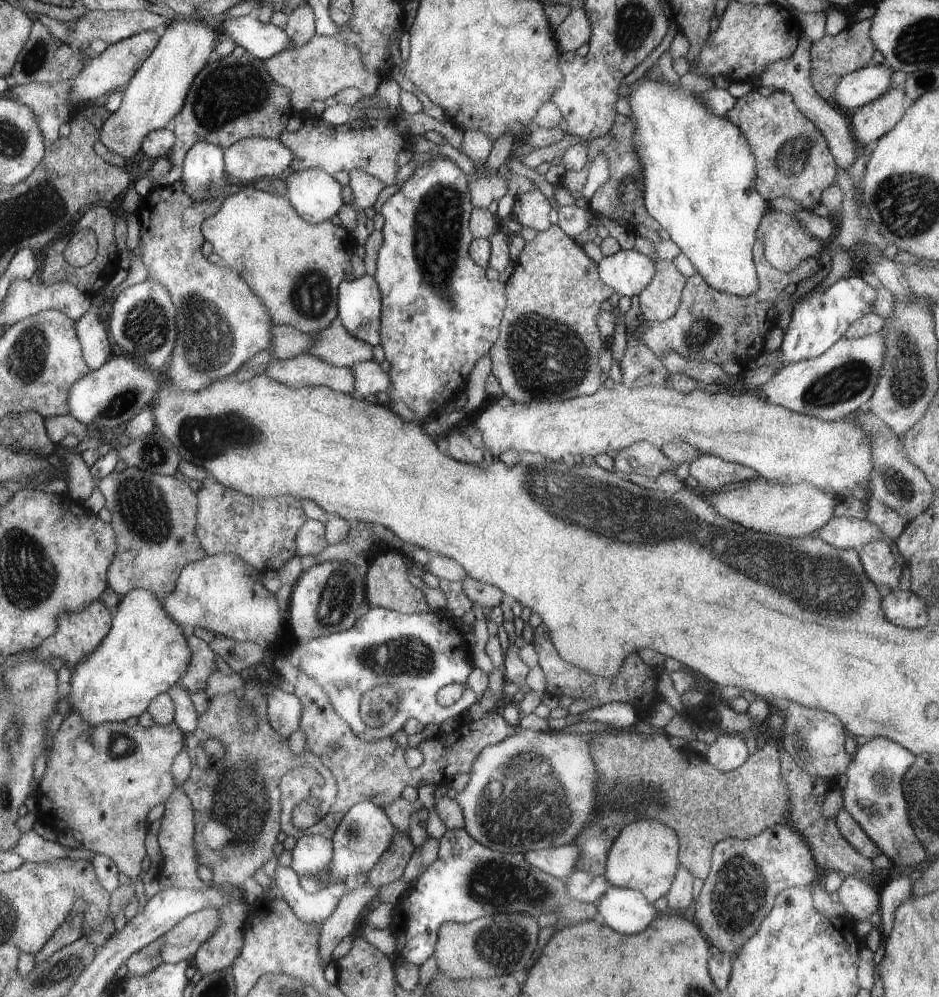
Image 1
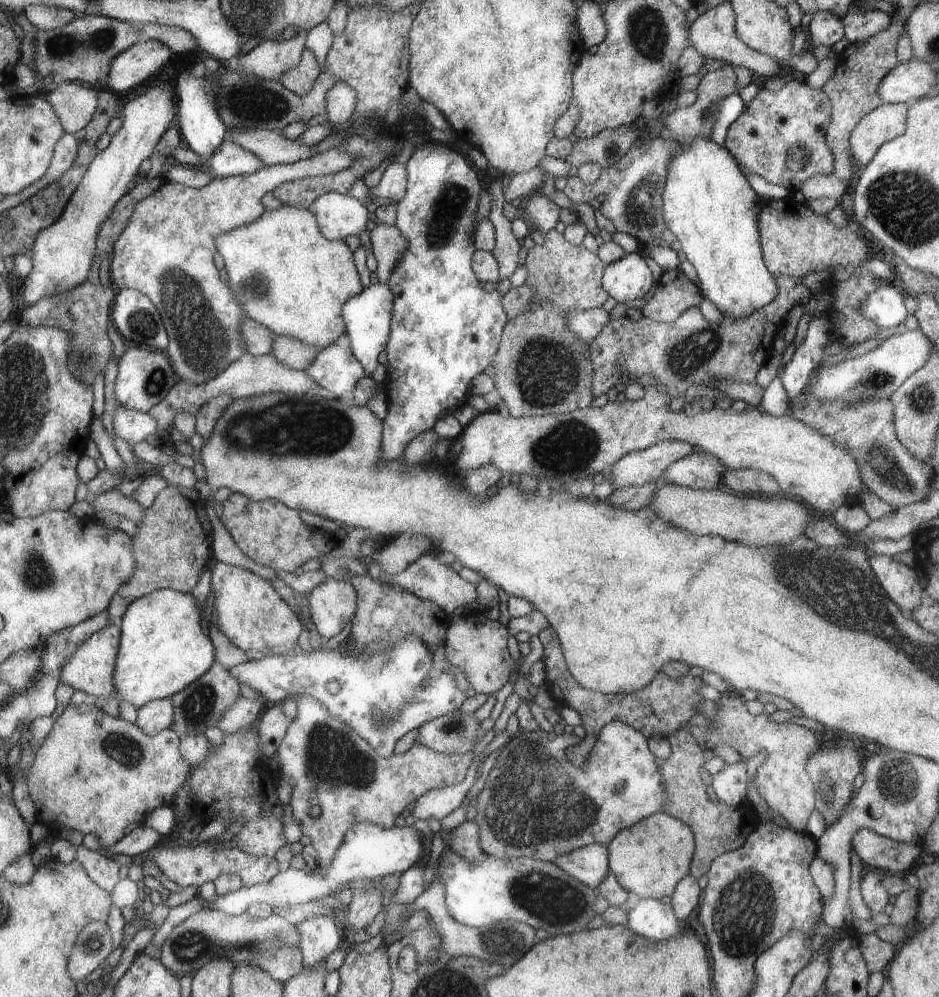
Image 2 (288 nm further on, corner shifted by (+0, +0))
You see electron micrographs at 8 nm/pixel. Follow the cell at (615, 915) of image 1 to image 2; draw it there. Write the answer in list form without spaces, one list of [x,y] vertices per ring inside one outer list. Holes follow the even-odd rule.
[[[637,900],[633,908],[627,912],[627,926],[649,940],[669,940],[683,932],[687,932],[687,926],[681,928],[681,922],[675,916],[673,906],[663,900]]]

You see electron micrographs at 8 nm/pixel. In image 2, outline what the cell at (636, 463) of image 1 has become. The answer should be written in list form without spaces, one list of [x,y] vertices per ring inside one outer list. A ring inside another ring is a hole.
[[[693,450],[685,458],[671,464],[663,474],[659,474],[659,484],[675,484],[693,490],[725,490],[723,472],[727,466],[713,458],[713,454],[703,454]]]

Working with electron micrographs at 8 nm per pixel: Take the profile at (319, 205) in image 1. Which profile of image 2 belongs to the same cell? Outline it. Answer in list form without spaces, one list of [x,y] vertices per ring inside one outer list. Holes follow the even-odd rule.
[[[325,192],[317,196],[317,202],[313,202],[309,210],[313,216],[317,216],[321,236],[325,236],[329,242],[343,242],[347,236],[359,236],[369,220],[369,214],[359,200],[341,196],[337,192]]]

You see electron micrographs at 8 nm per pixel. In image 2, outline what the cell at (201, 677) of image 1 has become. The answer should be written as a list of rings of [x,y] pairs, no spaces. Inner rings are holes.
[[[213,662],[213,668],[197,678],[191,686],[181,690],[181,694],[173,694],[171,704],[173,704],[173,724],[171,730],[177,732],[177,736],[183,734],[201,734],[209,730],[211,726],[217,726],[219,716],[241,696],[239,692],[239,682],[237,676],[233,676],[231,670],[225,670],[219,662]]]

